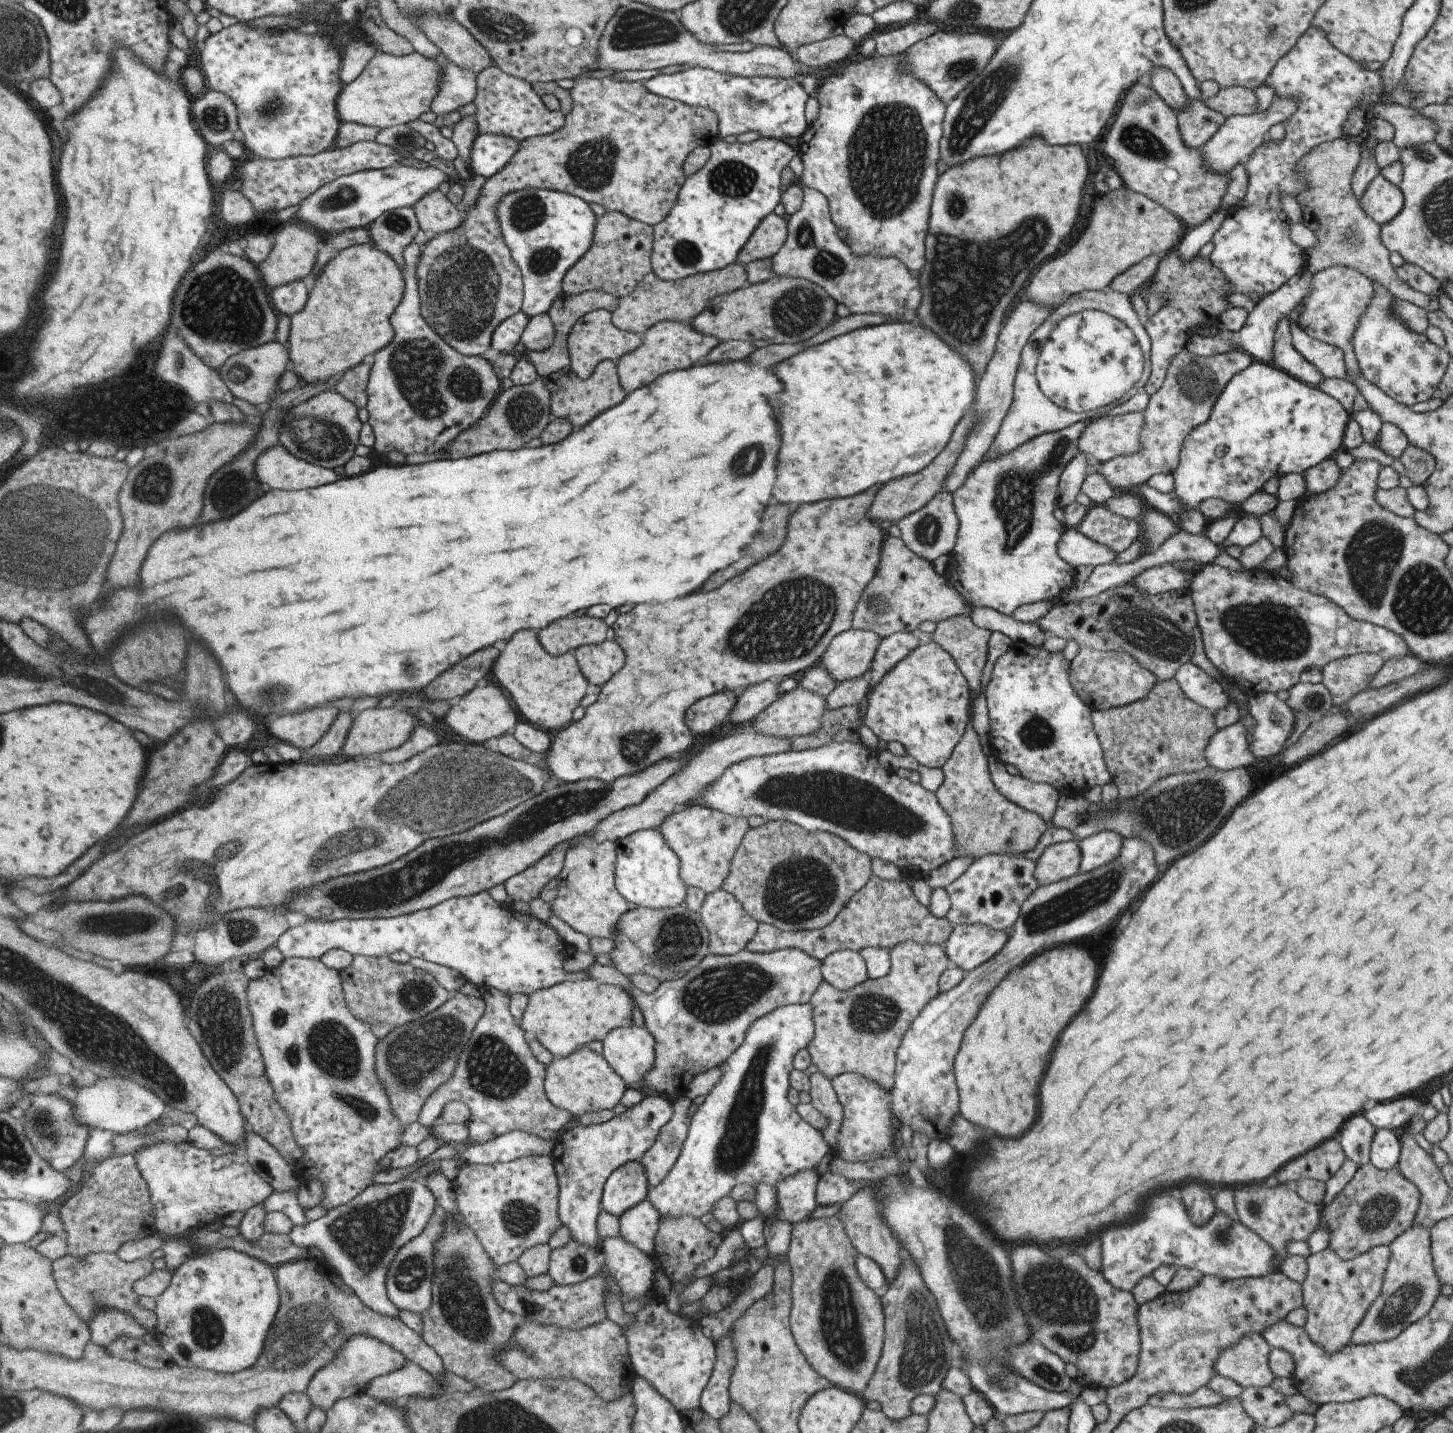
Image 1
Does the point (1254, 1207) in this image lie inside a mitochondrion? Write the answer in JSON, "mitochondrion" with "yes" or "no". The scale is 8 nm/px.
{"mitochondrion":"yes"}

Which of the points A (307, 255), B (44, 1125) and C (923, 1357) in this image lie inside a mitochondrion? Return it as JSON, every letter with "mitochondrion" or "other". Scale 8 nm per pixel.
{"A":"other","B":"mitochondrion","C":"mitochondrion"}

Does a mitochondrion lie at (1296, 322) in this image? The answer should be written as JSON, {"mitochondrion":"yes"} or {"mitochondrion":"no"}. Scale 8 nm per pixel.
{"mitochondrion":"no"}

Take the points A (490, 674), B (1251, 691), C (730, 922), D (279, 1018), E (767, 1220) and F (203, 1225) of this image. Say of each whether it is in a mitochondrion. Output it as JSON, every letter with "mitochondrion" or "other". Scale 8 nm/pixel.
{"A":"other","B":"other","C":"other","D":"mitochondrion","E":"other","F":"other"}

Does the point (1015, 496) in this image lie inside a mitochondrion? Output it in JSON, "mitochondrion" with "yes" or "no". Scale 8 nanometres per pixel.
{"mitochondrion":"yes"}

